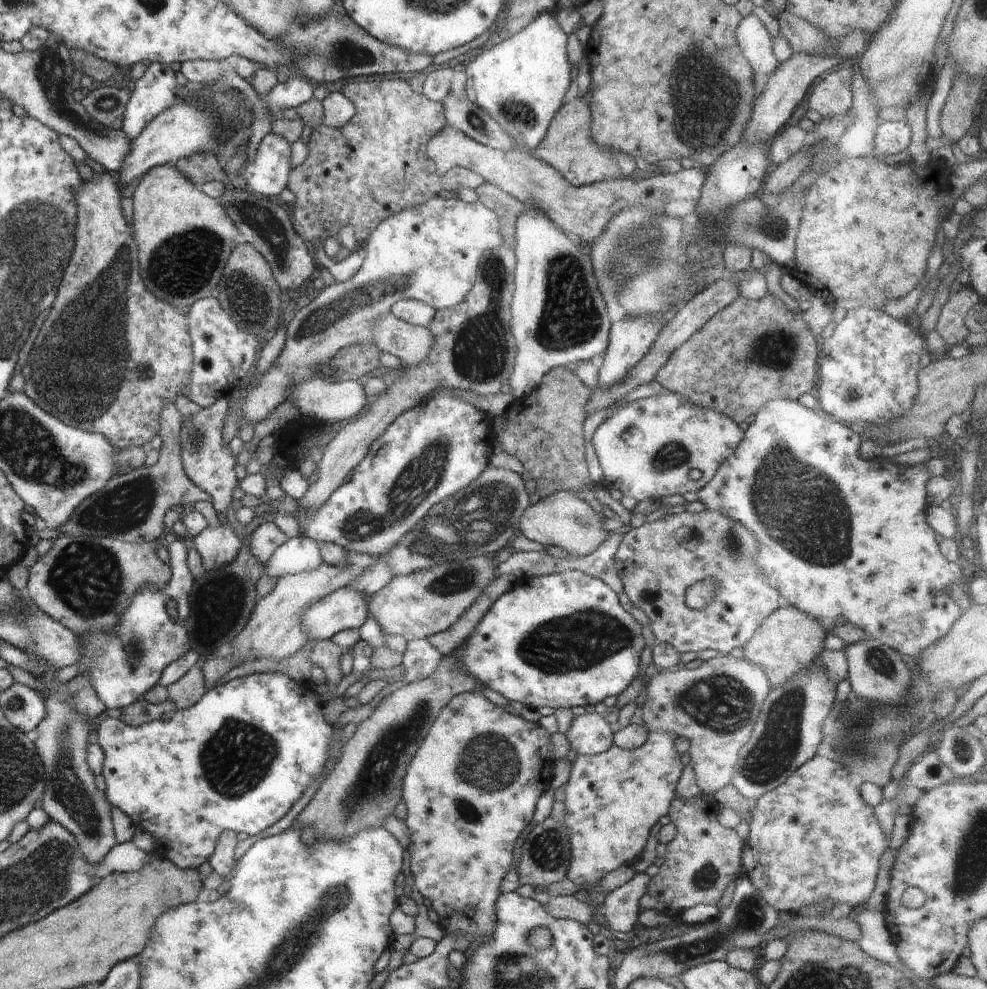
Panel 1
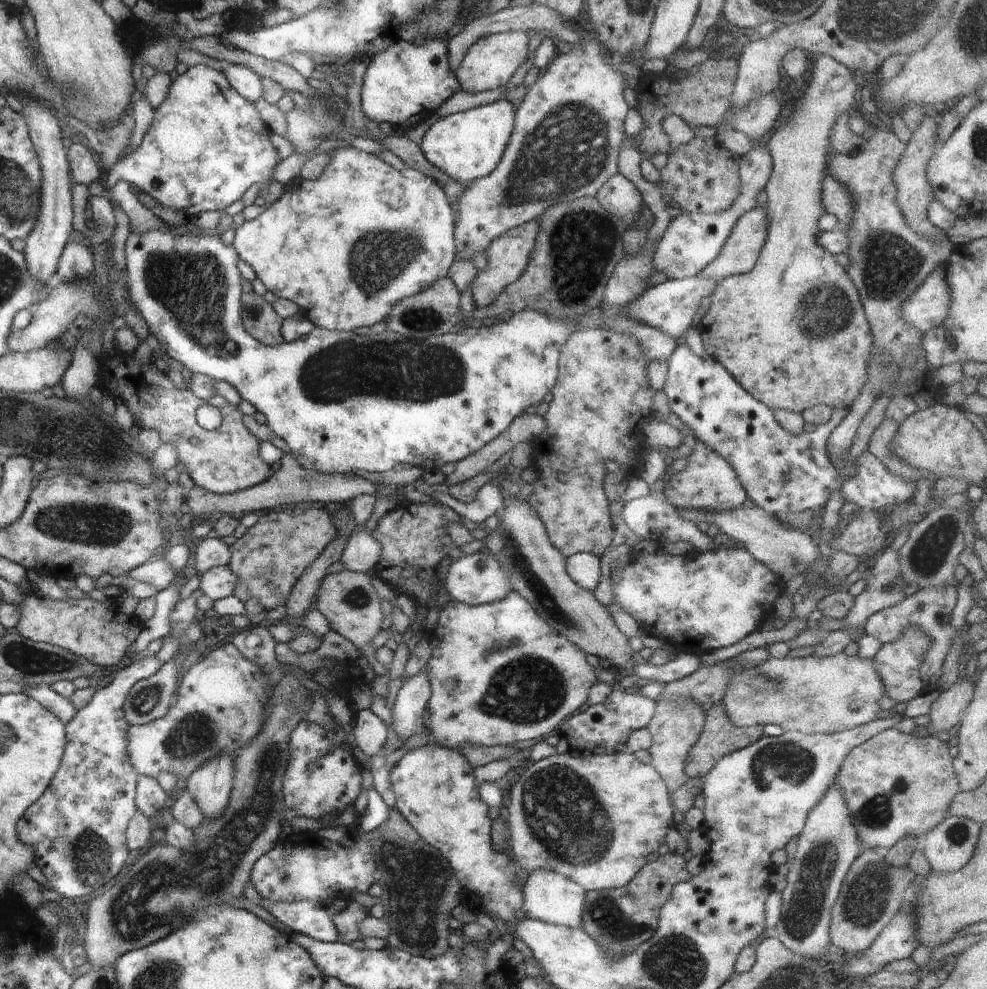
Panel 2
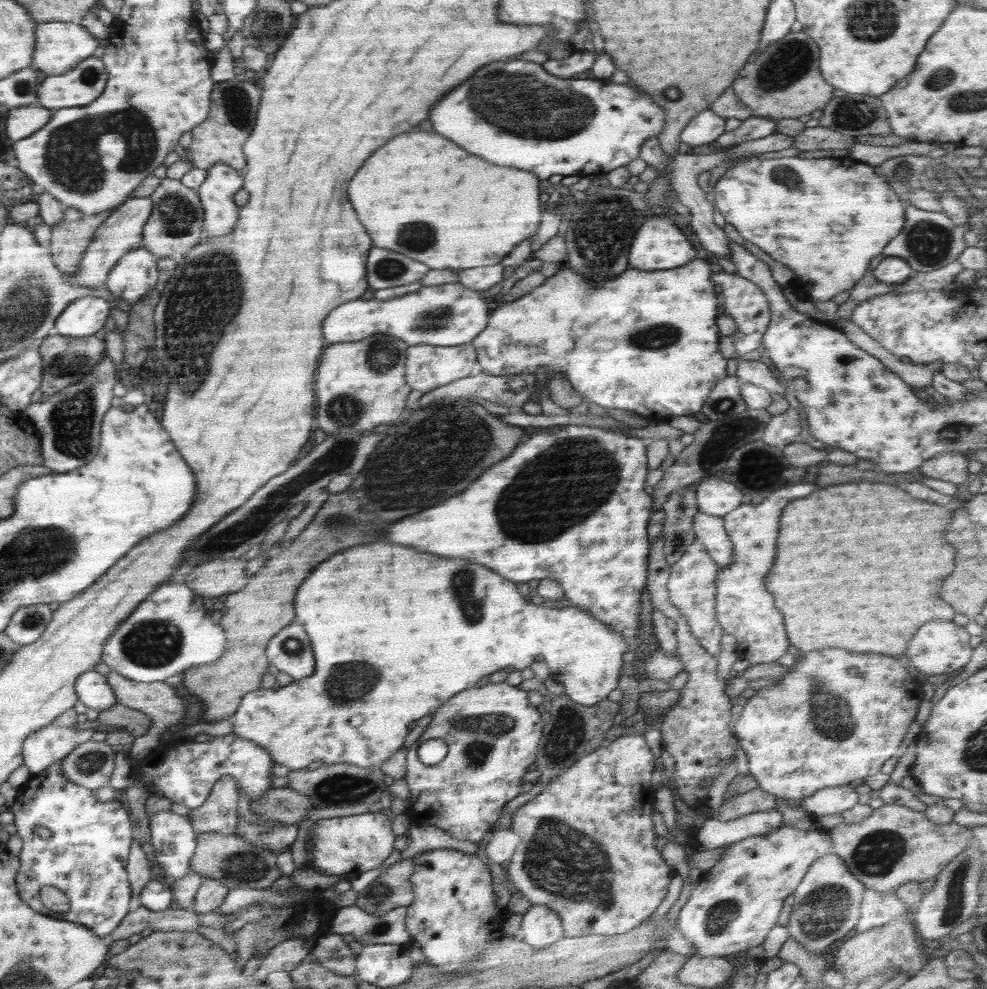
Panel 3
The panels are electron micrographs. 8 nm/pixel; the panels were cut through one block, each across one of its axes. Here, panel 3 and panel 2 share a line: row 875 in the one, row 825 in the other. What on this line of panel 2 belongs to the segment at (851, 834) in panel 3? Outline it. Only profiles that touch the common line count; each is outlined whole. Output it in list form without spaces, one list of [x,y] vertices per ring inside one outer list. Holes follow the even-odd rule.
[[[894,728],[875,734],[870,740],[852,748],[838,771],[838,786],[844,794],[852,824],[856,828],[858,840],[865,849],[876,848],[882,854],[894,844],[908,836],[922,836],[938,826],[951,814],[950,803],[960,792],[953,758],[950,755],[951,743],[933,736],[912,736]]]

